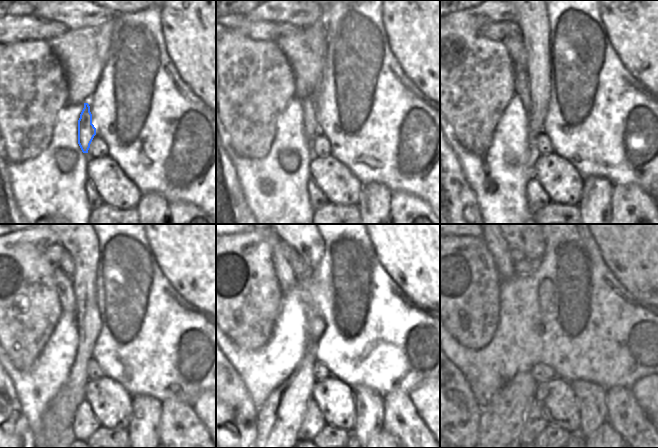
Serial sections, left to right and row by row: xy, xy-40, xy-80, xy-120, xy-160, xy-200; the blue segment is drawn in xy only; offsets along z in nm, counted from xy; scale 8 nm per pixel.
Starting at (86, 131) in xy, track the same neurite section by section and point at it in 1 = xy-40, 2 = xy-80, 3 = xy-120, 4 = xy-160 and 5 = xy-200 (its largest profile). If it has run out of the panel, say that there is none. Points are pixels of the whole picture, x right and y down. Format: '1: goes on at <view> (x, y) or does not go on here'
1: goes on at xy-40 (311, 128)
2: goes on at xy-80 (520, 77)
3: goes on at xy-120 (63, 282)
4: goes on at xy-160 (286, 278)
5: goes on at xy-200 (497, 246)

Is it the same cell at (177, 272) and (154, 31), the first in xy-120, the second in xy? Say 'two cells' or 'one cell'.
two cells

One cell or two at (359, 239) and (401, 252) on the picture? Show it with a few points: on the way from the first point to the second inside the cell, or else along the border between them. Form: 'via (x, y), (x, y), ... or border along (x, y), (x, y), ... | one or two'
border along (367, 234), (377, 259), (382, 264) | two

